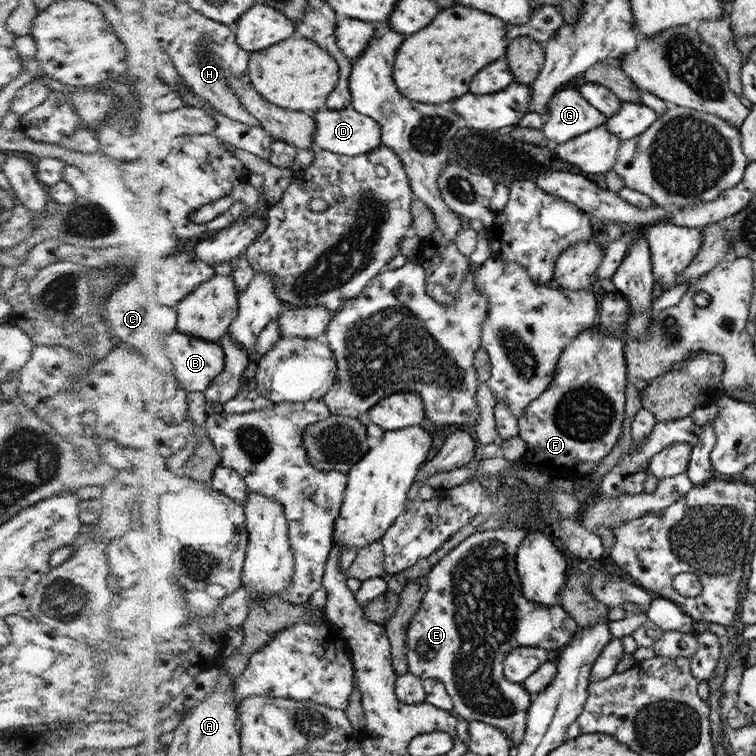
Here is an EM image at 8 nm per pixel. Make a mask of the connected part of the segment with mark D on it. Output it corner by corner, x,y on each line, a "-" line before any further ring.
354,106
340,110
318,111
313,114
318,122
318,128
314,135
315,147
331,150
338,154
346,154
346,156
360,156
360,154
368,154
385,145
382,123
370,115
362,114
362,111

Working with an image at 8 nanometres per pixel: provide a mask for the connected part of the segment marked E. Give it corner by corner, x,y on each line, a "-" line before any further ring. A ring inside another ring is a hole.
501,528
477,531
450,550
426,574
428,589
407,628
407,661
410,673
420,678
436,678
445,683
453,698
452,714
478,720
506,731
513,743
520,745
528,728
529,706
533,696
522,683
505,677
504,660
514,649
524,646
544,647
552,654
572,640
578,623
565,609
542,605
526,597
517,571
517,551
528,530

